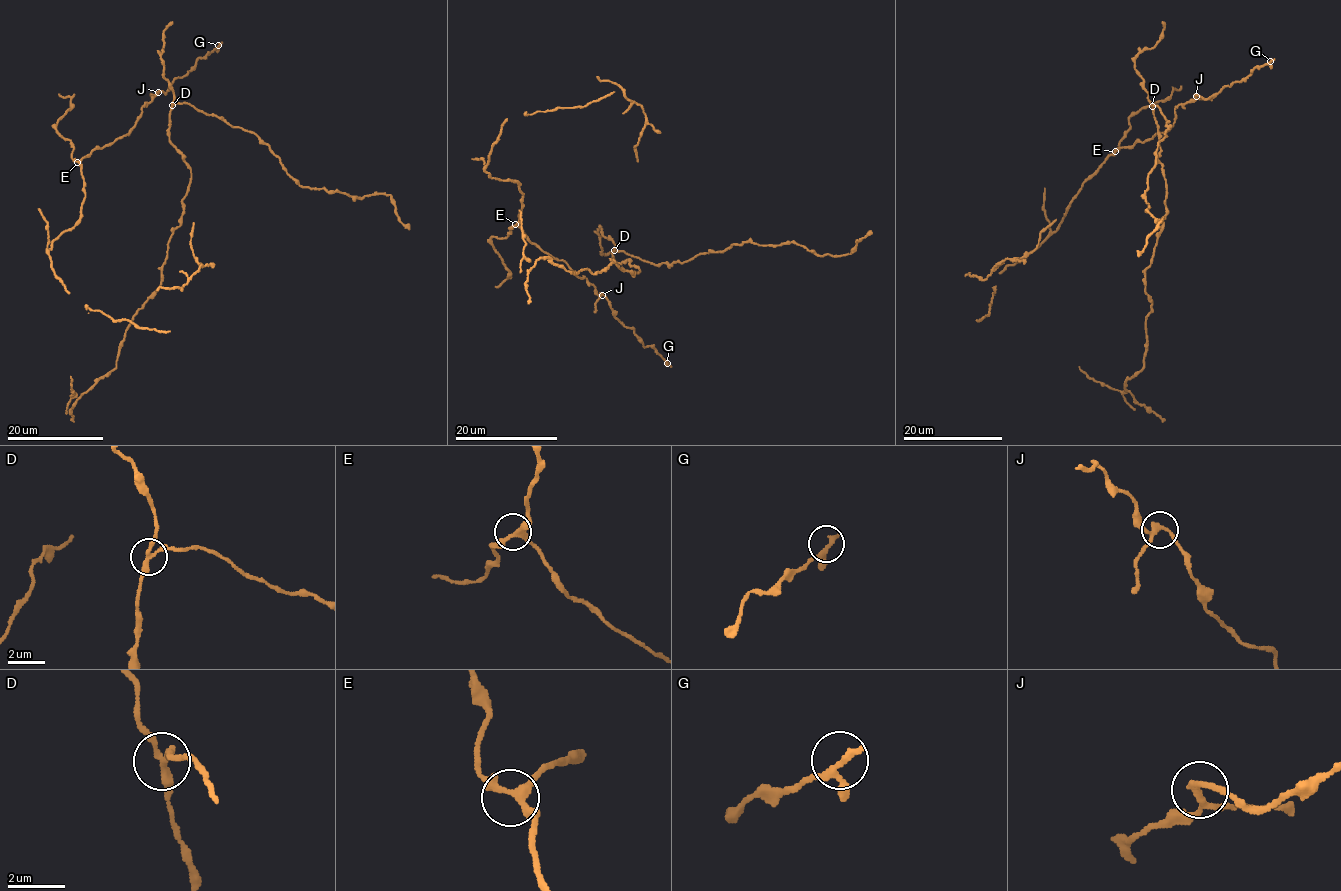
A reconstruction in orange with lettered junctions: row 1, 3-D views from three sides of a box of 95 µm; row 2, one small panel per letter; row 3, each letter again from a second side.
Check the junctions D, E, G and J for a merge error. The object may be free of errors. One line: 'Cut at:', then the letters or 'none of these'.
Cut at: D

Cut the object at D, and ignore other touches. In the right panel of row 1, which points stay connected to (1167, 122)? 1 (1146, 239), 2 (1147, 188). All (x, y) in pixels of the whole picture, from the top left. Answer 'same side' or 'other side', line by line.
1: same side
2: same side

